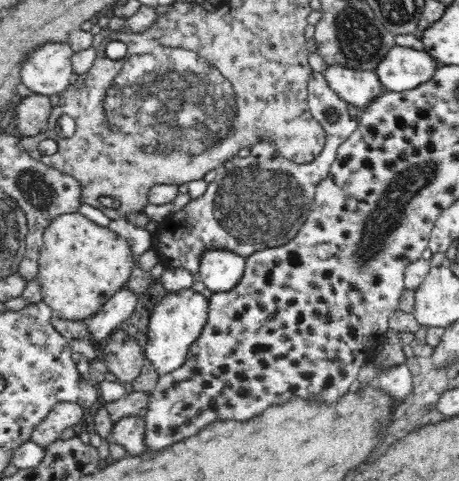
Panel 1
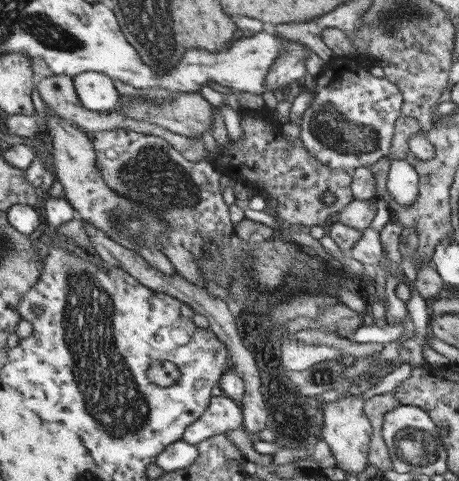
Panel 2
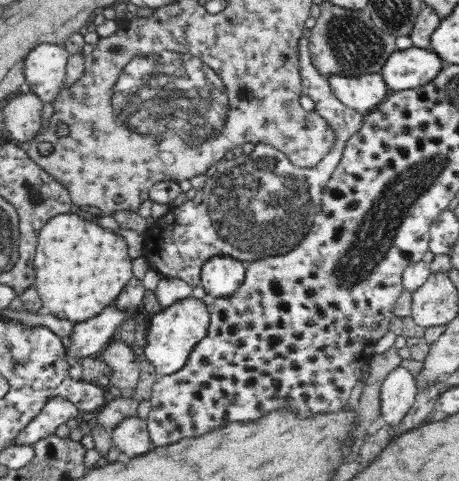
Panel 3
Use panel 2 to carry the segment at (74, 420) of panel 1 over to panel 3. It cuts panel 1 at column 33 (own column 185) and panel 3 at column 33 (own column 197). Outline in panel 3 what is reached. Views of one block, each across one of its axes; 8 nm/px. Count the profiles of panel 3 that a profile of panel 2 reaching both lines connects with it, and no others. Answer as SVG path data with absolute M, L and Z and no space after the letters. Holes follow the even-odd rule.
M54 398L48 402L48 406L30 422L26 430L18 436L18 444L34 446L36 442L42 442L44 438L52 438L56 434L56 428L66 424L68 420L74 420L80 414L80 408L64 398Z

